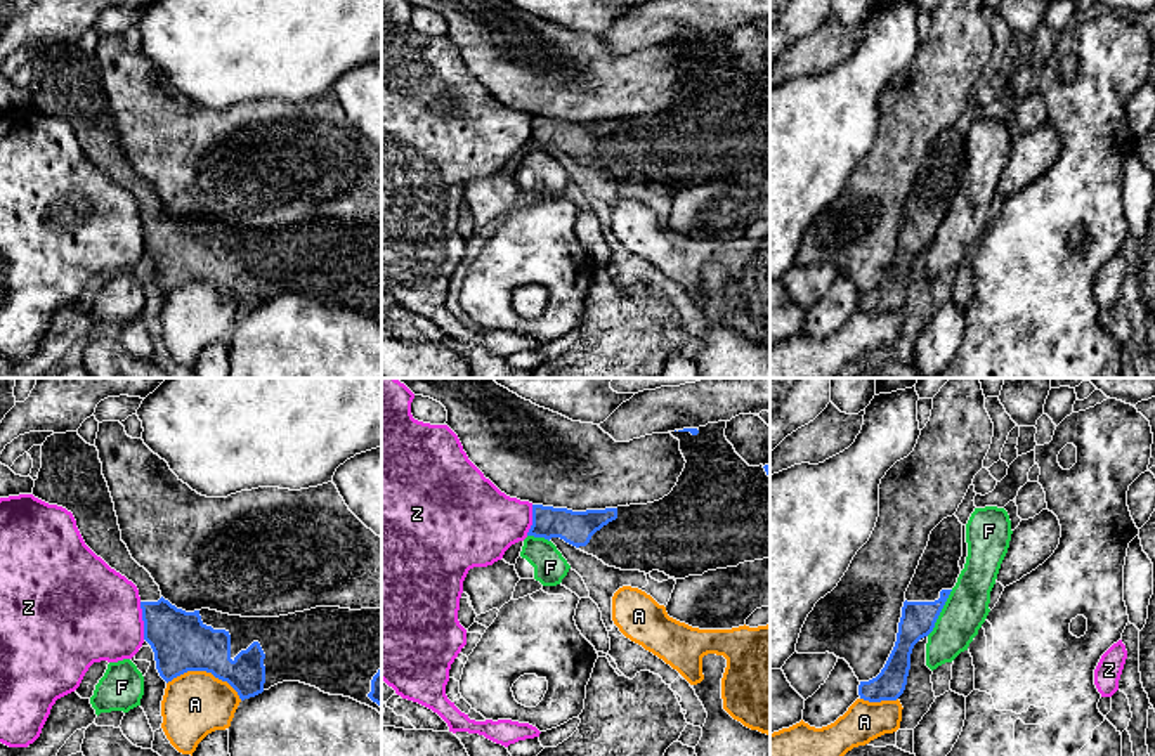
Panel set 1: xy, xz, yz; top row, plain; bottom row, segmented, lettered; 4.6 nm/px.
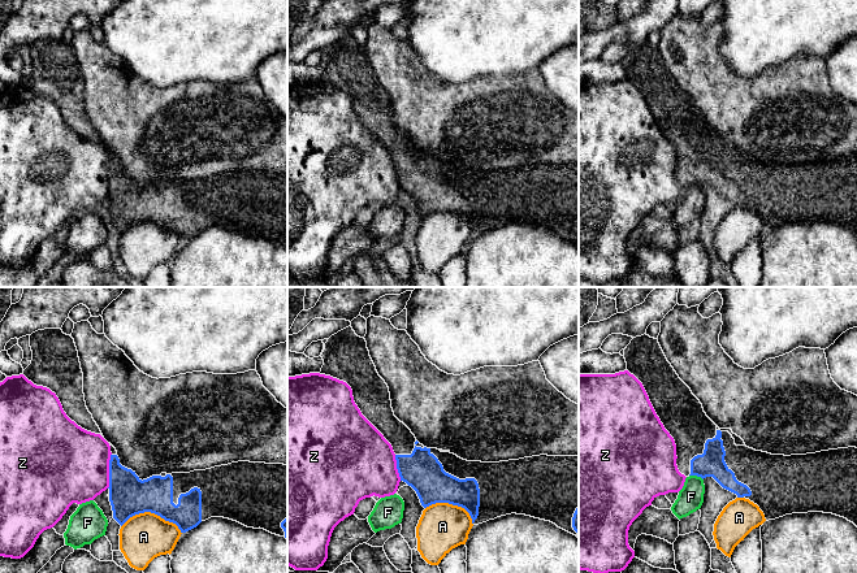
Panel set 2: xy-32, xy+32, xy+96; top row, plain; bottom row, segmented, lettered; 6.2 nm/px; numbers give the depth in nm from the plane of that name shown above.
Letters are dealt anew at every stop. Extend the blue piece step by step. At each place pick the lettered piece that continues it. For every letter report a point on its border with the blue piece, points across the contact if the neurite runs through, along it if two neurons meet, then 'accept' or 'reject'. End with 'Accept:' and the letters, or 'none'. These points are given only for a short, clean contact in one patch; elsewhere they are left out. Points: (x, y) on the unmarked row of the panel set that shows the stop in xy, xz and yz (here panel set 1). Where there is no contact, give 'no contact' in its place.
A: xy (205, 281) | reject
F: yz (940, 222) | along yz (952, 202), (935, 238), (926, 247) | reject
Z: xy (143, 231) | along xy (139, 214), (144, 250) | reject
Accept: none

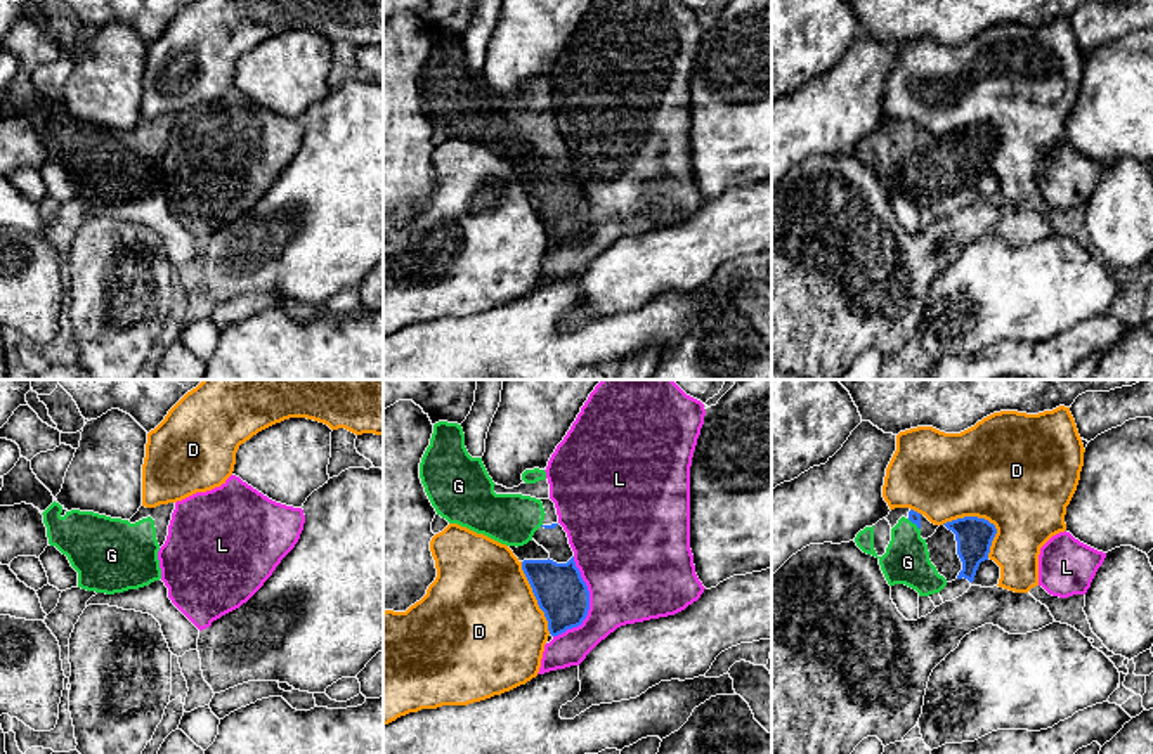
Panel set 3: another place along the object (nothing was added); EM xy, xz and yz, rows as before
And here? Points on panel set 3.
D: yz (983, 130) | reject
G: yz (914, 134) | across yz (914, 129), (914, 134), (907, 142), (907, 174) | accept
L: xz (588, 215) | reject
Accept: G

